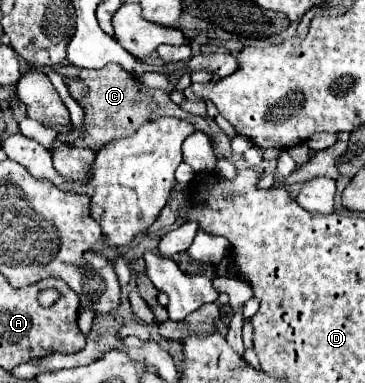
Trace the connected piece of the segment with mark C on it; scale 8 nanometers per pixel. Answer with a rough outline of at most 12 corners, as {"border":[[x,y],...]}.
{"border":[[120,65],[78,73],[84,127],[63,142],[98,151],[160,105]]}

